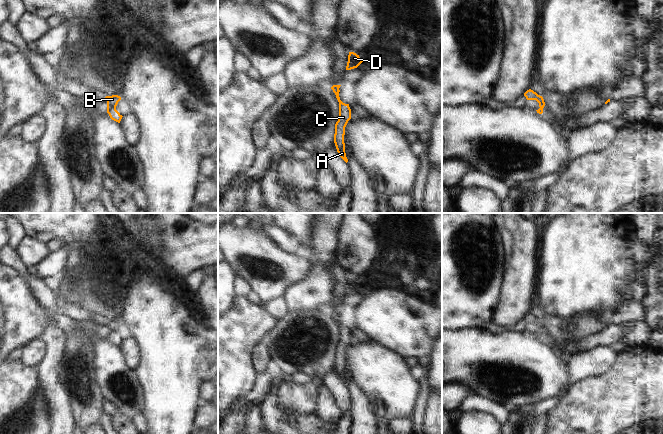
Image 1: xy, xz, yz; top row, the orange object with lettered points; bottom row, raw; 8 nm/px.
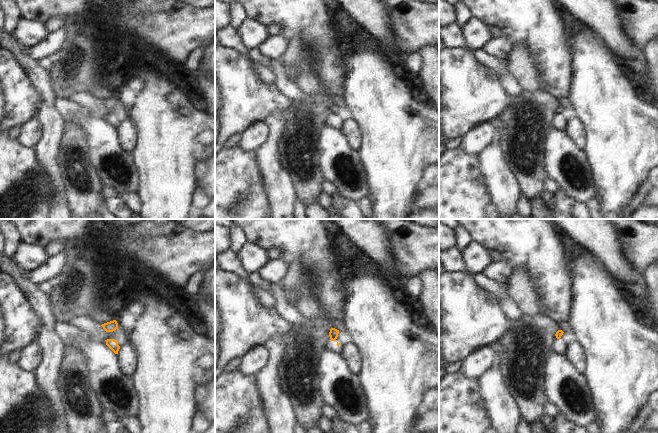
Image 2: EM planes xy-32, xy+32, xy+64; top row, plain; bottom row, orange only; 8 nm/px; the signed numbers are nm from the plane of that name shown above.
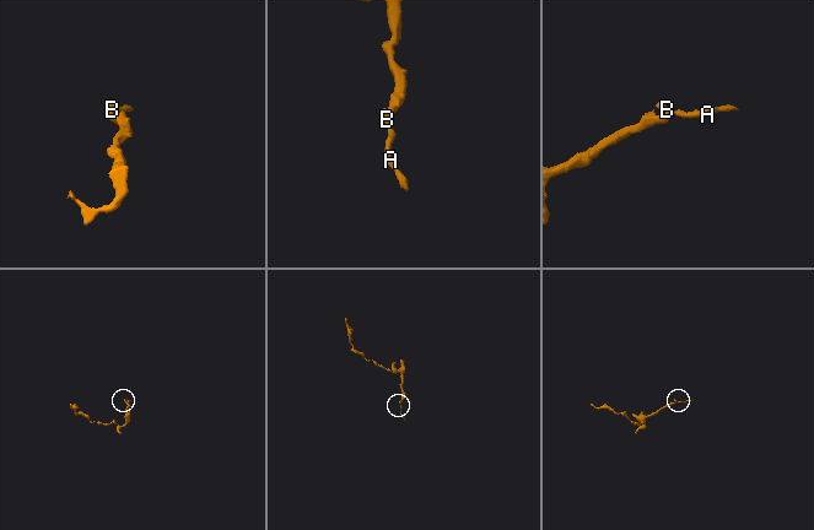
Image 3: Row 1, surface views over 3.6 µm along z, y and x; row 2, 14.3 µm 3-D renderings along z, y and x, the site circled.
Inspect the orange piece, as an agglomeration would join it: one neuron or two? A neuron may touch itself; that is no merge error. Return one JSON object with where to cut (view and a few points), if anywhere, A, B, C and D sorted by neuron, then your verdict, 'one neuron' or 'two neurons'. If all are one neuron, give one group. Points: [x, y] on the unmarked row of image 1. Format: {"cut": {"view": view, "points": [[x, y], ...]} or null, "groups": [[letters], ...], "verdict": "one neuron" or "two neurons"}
{"cut": {"view": "xy", "points": [[107, 331], [115, 332]]}, "groups": [["A", "B", "C"], ["D"]], "verdict": "two neurons"}

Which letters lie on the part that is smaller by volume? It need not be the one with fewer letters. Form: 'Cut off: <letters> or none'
Cut off: A, B, C

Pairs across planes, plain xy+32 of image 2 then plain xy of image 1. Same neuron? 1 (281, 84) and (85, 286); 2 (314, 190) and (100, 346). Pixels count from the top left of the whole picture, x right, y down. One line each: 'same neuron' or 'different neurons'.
1: different neurons
2: different neurons

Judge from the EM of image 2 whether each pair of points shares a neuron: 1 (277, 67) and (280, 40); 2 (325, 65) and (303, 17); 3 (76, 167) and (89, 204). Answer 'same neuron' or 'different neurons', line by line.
1: different neurons
2: same neuron
3: same neuron

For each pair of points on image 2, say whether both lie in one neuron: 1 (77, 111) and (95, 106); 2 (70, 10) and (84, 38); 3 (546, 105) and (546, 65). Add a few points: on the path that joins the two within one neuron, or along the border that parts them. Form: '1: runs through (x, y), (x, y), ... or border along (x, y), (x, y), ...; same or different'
1: border along (69, 99), (91, 112), (100, 113), (104, 116); different
2: border along (92, 10), (89, 15), (84, 16), (74, 27); different
3: border along (541, 89), (544, 89), (556, 99); different

